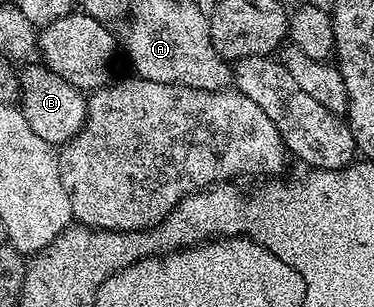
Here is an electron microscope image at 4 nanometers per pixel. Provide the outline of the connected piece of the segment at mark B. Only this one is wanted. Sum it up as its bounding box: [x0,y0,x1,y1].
[18,64,87,148]

